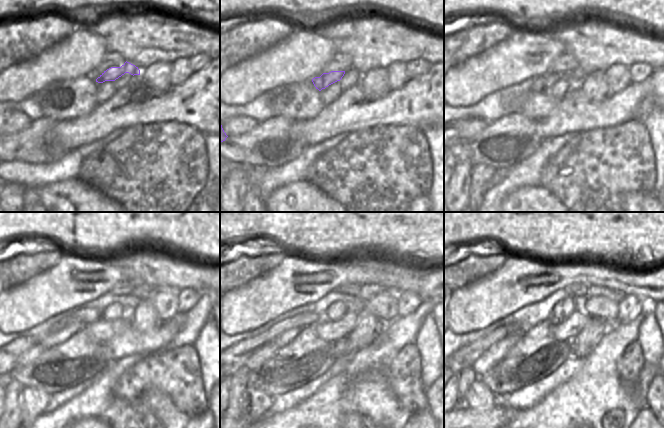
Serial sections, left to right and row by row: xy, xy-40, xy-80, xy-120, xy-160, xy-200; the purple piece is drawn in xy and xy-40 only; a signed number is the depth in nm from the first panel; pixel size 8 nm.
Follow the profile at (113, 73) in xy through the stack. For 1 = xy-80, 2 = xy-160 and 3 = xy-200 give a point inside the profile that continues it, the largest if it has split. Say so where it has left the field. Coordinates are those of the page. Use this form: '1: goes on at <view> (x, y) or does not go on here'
1: goes on at xy-80 (513, 95)
2: goes on at xy-160 (240, 352)
3: goes on at xy-200 (465, 356)

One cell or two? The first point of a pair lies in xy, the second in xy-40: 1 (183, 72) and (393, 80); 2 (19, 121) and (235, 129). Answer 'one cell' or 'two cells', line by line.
1: one cell
2: one cell

